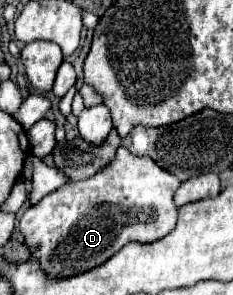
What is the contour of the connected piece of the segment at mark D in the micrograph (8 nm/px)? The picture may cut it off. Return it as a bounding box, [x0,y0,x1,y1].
[20,146,180,278]

